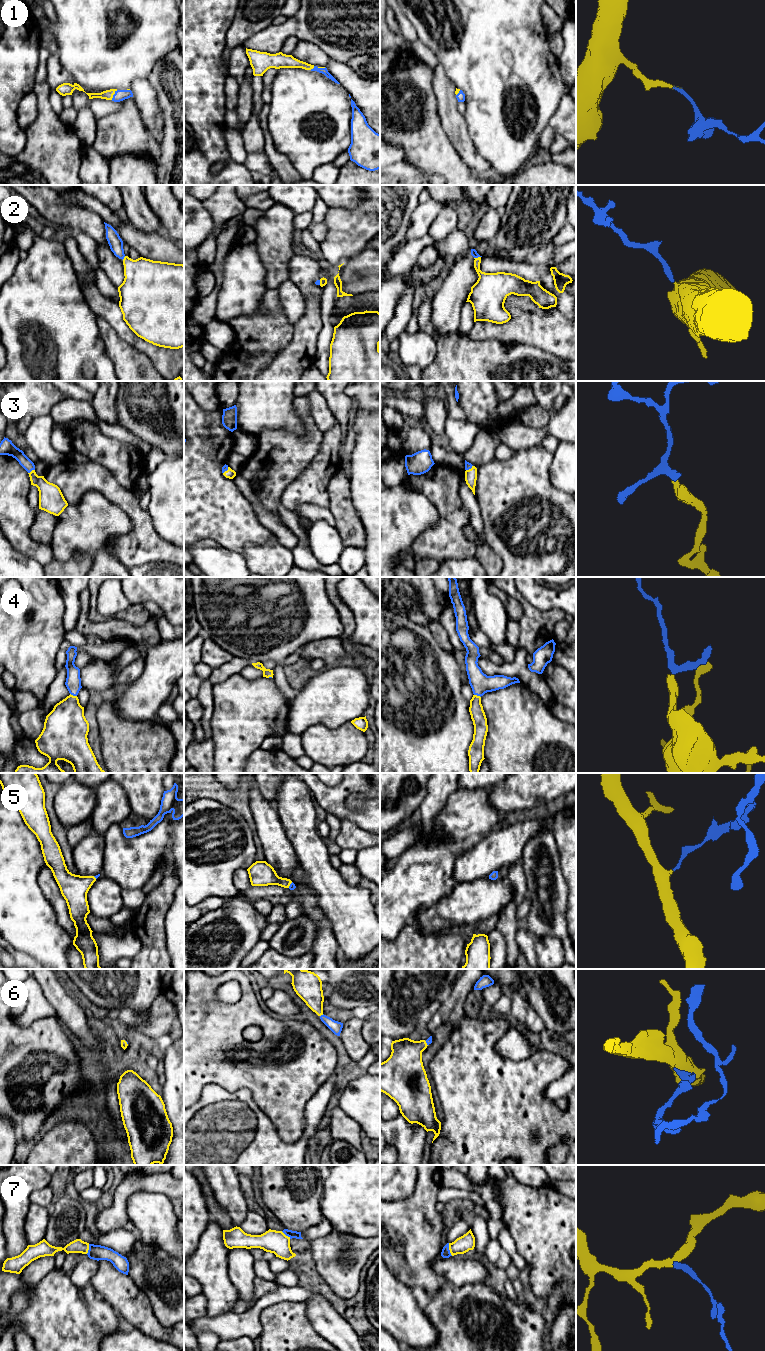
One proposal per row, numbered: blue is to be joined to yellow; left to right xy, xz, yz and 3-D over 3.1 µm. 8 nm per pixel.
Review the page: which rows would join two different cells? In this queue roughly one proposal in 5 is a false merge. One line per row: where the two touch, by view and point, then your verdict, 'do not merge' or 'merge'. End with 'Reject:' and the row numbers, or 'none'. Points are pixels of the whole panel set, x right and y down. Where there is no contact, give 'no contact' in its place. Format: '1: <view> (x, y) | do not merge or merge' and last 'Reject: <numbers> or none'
1: xy (113, 94) | merge
2: xy (124, 258) | merge
3: xy (32, 470) | merge
4: xy (72, 695) | merge
5: xz (289, 885) | merge
6: xz (321, 1014) | merge
7: yz (449, 1249) | merge
Reject: none

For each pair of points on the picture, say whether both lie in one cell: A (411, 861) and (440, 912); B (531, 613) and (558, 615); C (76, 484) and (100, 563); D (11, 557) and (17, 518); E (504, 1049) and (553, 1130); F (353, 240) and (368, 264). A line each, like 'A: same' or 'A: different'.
A: different
B: same
C: different
D: different
E: different
F: different

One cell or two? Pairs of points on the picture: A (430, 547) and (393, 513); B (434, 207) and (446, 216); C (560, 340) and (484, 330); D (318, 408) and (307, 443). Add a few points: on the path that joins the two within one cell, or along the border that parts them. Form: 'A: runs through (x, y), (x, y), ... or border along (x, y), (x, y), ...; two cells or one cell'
A: border along (438, 522), (415, 539), (413, 554); two cells
B: border along (445, 205), (434, 218), (428, 232); two cells
C: runs through (541, 331), (503, 331); one cell
D: border along (308, 399), (312, 420), (322, 432); two cells

